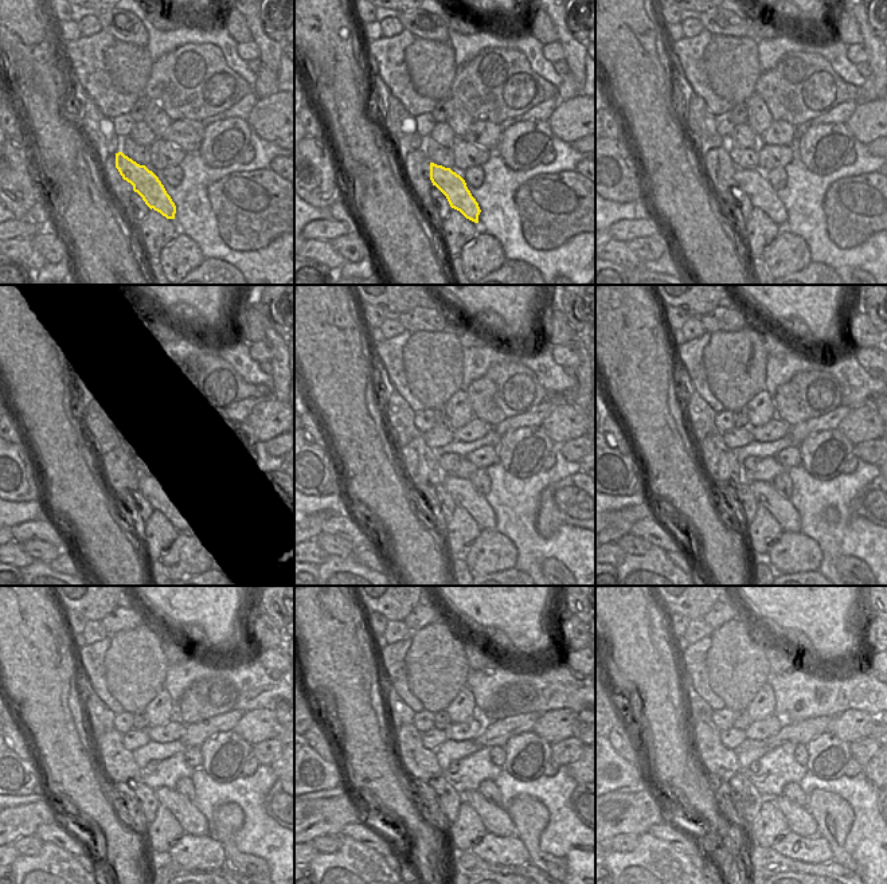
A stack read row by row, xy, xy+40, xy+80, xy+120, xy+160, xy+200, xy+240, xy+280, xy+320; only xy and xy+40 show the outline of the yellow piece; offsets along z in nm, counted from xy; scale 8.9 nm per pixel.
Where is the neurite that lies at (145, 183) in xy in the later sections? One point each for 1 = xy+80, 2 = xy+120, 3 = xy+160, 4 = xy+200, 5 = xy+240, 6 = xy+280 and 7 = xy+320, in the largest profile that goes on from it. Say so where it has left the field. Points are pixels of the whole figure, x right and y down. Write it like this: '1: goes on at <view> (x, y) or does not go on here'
1: goes on at xy+80 (754, 183)
2: goes on at xy+120 (153, 485)
3: goes on at xy+160 (464, 495)
4: goes on at xy+200 (781, 508)
5: goes on at xy+240 (192, 821)
6: goes on at xy+280 (496, 820)
7: goes on at xy+320 (800, 821)

